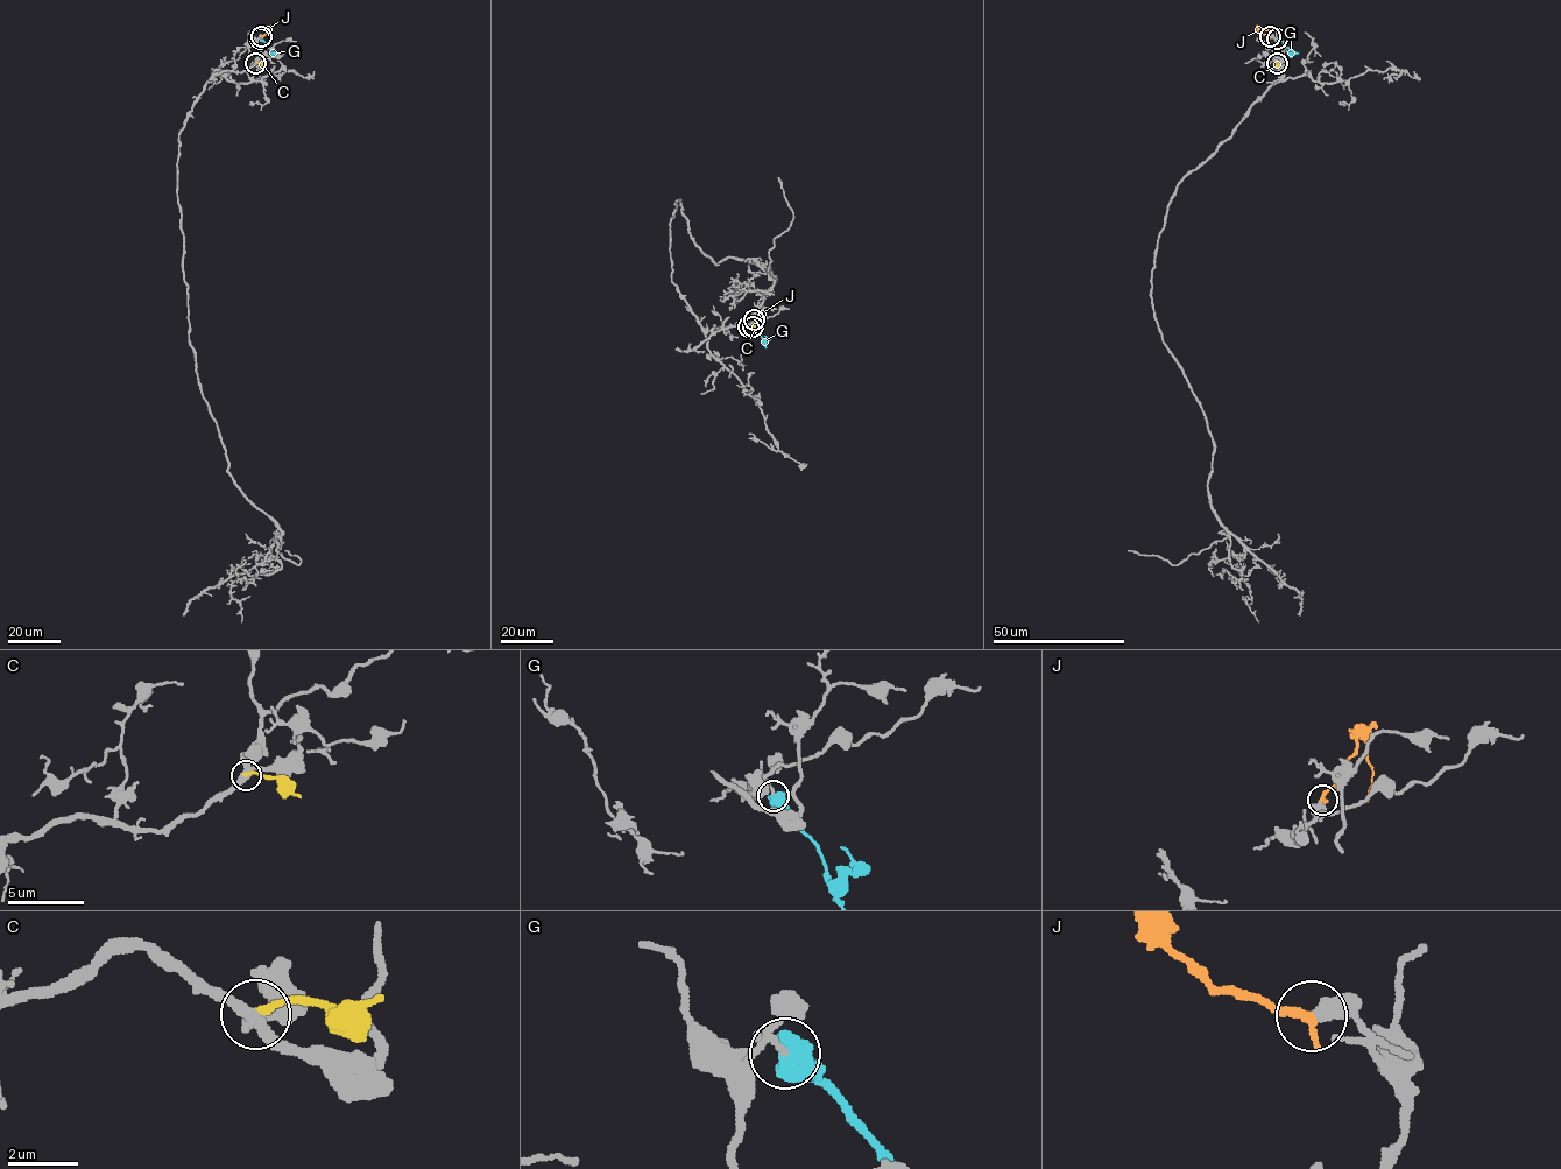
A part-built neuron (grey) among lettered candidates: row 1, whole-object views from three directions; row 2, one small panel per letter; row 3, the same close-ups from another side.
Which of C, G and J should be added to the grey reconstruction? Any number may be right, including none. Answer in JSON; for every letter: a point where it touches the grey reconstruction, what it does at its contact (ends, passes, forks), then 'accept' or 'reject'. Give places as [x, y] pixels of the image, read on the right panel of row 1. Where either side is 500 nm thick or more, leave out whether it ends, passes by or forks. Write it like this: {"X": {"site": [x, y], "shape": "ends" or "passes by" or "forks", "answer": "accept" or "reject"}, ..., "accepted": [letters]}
{"C": {"site": [1277, 63], "shape": "ends", "answer": "reject"}, "G": {"site": [1277, 39], "answer": "reject"}, "J": {"site": [1270, 36], "answer": "accept"}, "accepted": ["J"]}

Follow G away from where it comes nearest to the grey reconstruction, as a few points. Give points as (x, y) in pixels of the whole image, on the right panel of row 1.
G: (1277, 39), (1292, 51), (1286, 50)

